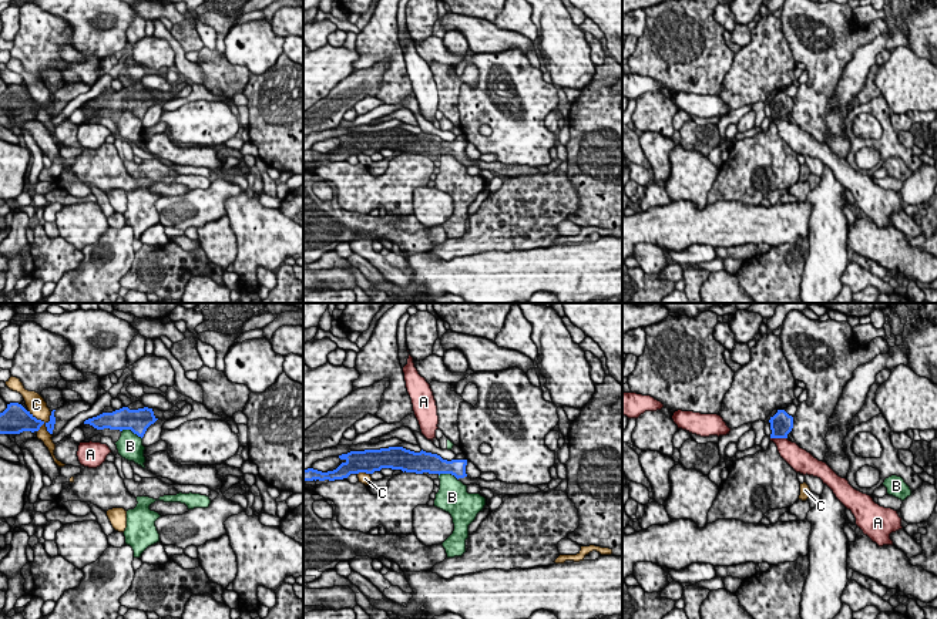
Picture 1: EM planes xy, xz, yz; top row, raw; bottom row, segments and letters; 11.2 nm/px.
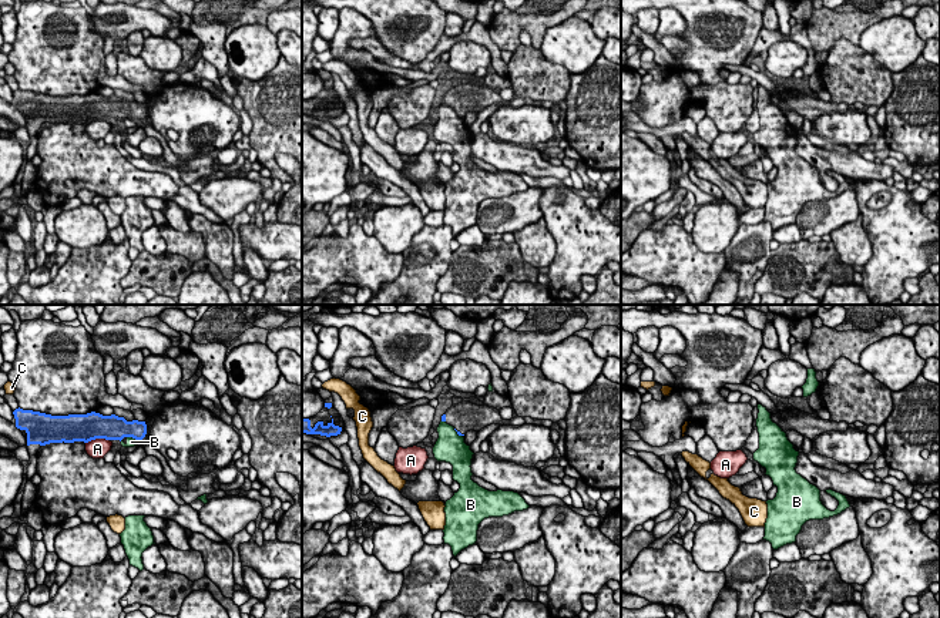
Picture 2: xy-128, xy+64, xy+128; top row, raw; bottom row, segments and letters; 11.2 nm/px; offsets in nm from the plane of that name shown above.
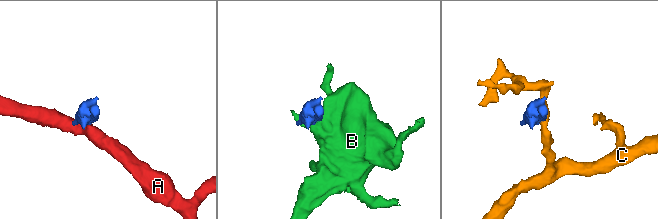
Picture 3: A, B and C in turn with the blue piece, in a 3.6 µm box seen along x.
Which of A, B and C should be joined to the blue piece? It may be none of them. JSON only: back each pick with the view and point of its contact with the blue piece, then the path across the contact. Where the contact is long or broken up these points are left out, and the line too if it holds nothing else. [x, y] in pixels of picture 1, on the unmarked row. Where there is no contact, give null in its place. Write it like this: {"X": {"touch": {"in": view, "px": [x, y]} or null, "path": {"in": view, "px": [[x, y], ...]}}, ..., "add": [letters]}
{"add": []}

